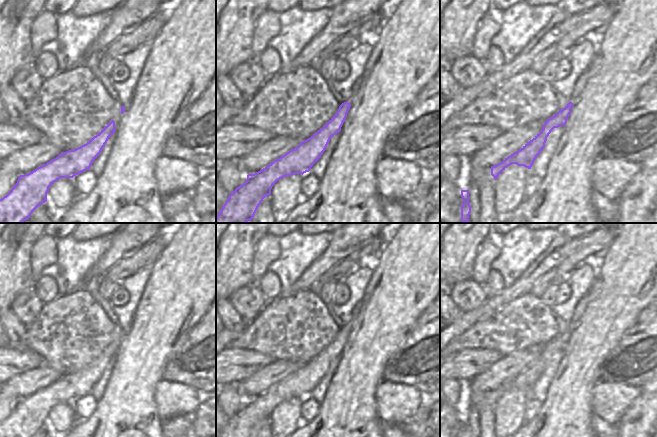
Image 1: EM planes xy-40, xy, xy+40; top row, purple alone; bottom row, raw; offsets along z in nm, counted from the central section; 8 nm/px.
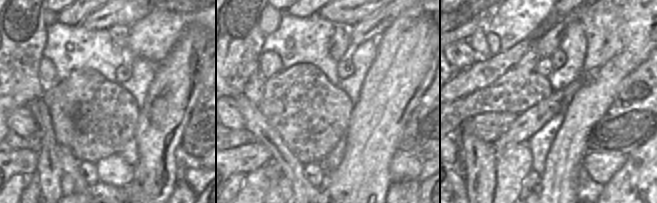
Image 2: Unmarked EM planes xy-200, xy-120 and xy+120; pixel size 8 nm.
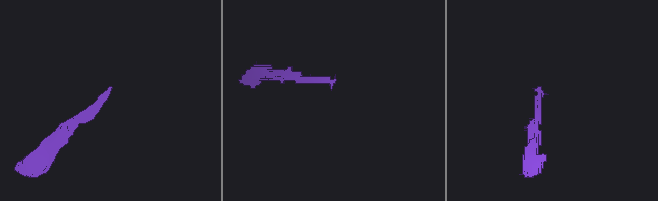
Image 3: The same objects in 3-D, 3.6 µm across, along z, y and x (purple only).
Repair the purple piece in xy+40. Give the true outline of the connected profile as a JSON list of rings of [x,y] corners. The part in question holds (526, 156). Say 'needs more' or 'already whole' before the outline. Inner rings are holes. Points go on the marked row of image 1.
needs more | [[[589,69],[583,72],[575,83],[575,87],[571,95],[571,101],[562,110],[559,110],[554,116],[548,120],[545,120],[543,129],[532,140],[527,142],[520,150],[505,158],[502,162],[491,166],[491,175],[495,180],[508,166],[512,164],[531,169],[535,159],[545,147],[547,137],[551,131],[554,128],[566,125],[567,119],[571,113],[571,109],[577,103],[577,99],[583,91],[588,79]]]

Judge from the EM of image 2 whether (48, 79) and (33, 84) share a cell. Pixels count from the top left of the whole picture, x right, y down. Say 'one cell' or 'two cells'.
two cells

